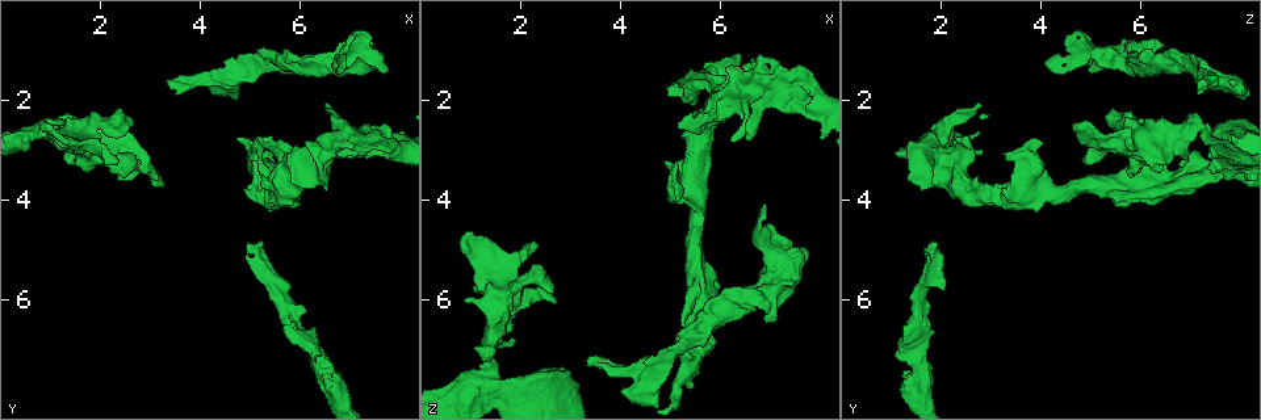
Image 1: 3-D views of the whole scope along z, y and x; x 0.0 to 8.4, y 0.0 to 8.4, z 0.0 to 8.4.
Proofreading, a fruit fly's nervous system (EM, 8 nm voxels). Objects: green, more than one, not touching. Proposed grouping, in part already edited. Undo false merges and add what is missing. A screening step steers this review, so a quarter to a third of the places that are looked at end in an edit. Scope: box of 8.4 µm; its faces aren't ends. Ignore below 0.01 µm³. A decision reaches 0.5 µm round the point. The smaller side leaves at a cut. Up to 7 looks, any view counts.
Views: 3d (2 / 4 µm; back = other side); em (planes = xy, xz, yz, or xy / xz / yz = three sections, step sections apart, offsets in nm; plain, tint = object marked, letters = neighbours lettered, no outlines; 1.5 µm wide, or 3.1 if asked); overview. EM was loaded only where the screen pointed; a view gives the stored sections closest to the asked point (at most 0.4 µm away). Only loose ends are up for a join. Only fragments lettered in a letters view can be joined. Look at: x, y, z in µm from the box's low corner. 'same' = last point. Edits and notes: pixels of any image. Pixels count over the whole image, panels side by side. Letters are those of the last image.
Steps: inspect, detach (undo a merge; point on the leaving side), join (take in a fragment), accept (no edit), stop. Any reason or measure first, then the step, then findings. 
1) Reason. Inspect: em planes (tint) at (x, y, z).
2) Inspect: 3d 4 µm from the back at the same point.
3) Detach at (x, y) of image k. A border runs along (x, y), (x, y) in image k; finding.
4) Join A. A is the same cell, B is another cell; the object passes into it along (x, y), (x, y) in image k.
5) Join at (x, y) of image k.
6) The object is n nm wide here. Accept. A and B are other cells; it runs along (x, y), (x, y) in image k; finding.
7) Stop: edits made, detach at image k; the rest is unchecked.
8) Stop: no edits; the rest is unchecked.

Arms part here. Inspect: em planes (letters) at (6.05, 6.65, 1.55).

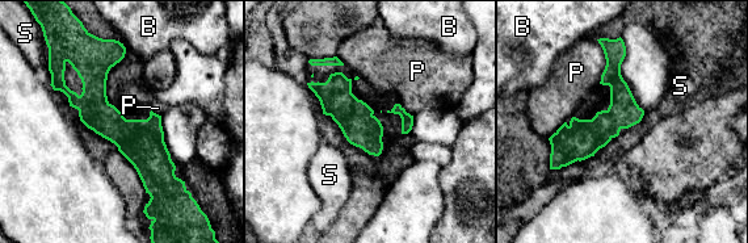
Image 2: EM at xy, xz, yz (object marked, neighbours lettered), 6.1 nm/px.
The object is 220 nm wide here. Accept. B, P and S are other cells; it runs along (106, 49), (96, 107), (155, 195) in image 2; continuous, no second neuron.

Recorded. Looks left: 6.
Branch stops here. Inspect: 3d 2 µm at (5.30, 3.25, 6.40).

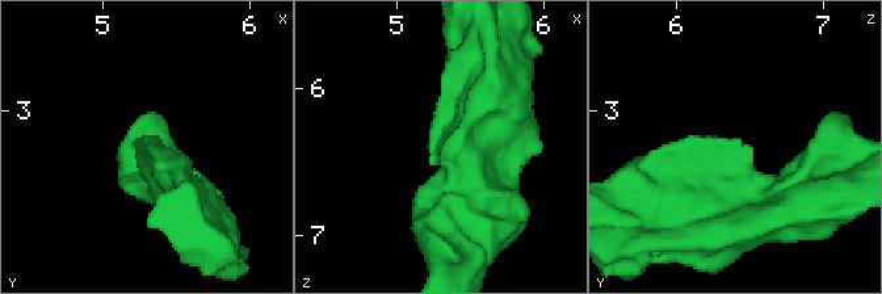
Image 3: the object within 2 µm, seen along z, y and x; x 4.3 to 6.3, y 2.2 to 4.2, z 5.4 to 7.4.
Inspect: em planes (letters) at (5.26, 3.20, 6.36).

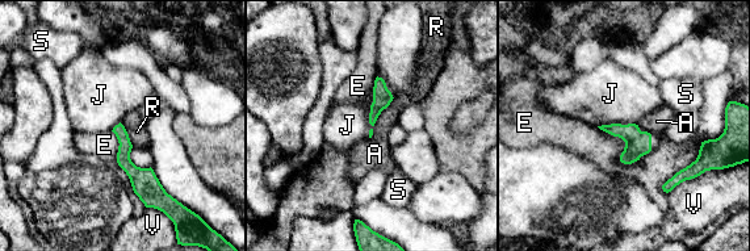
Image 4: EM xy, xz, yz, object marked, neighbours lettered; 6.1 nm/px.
Accept. A, E, J, R, S and V are other cells; it runs along (118, 128), (147, 200) in image 4; no lettered fragment goes on from it.

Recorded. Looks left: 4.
Free end. Inspect: em planes (letters) at (6.90, 0.90, 6.35).

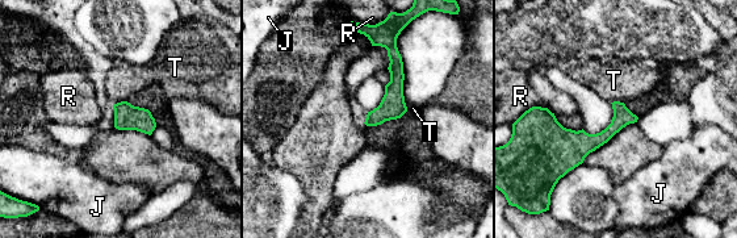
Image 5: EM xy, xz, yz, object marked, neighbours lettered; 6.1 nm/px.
Accept. J, R and T are other cells; it runs along (381, 40), (396, 59), (396, 86), (369, 122) in image 5; none of them fits.

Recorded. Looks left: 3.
Stop: no edits; the rest is unchecked.

